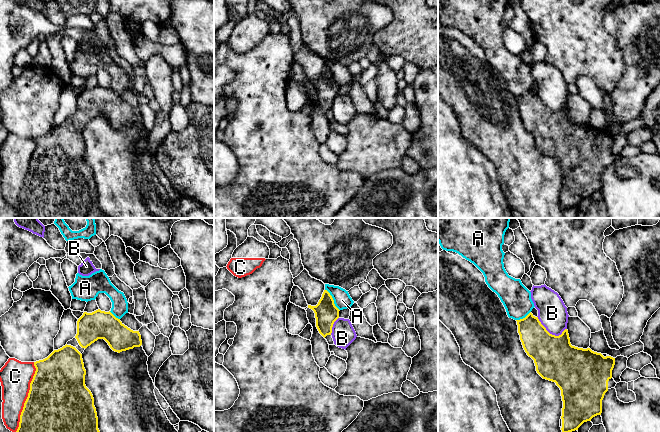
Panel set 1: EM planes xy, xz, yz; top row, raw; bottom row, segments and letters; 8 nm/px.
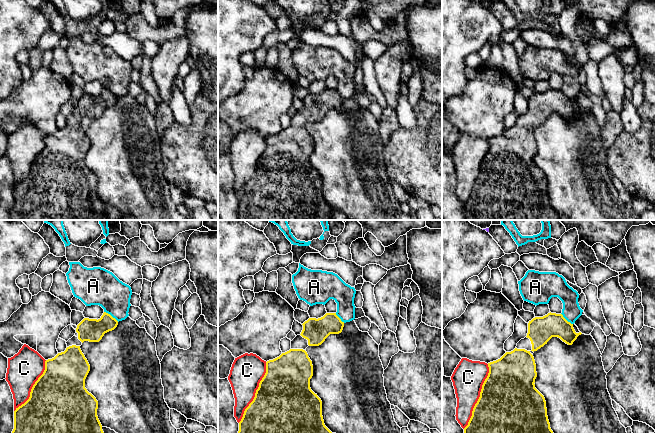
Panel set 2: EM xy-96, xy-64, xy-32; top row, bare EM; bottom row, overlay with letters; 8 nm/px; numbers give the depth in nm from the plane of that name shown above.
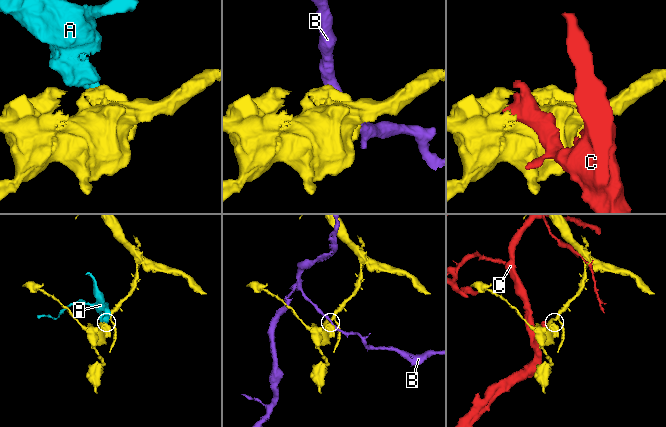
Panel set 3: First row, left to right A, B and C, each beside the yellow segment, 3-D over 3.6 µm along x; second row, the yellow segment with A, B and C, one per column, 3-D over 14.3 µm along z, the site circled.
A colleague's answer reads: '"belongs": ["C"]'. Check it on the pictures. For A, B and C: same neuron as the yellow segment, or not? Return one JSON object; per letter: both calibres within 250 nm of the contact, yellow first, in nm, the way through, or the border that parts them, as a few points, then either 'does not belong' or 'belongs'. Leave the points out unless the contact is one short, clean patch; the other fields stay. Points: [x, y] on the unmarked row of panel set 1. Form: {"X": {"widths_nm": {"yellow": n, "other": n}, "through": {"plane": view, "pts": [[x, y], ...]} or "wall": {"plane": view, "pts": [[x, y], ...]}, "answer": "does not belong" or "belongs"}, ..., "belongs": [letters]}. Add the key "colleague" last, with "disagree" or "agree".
{"A": {"widths_nm": {"yellow": 190, "other": 140}, "wall": {"plane": "xz", "pts": [[325, 65], [339, 86]]}, "answer": "does not belong"}, "B": {"widths_nm": {"yellow": 340, "other": 240}, "answer": "does not belong"}, "C": {"widths_nm": {"yellow": 500, "other": 260}, "answer": "does not belong"}, "belongs": [], "colleague": "disagree"}

